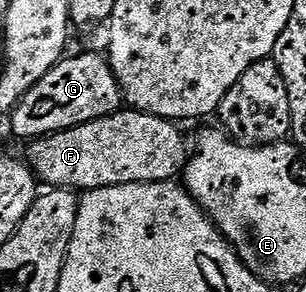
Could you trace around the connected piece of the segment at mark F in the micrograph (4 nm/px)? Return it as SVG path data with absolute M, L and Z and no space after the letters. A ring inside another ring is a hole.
M118 110L111 116L104 116L86 124L77 124L62 132L52 132L49 136L38 136L32 141L27 155L27 163L42 185L72 190L92 190L116 184L160 184L174 179L187 163L185 136L178 125L150 112Z

